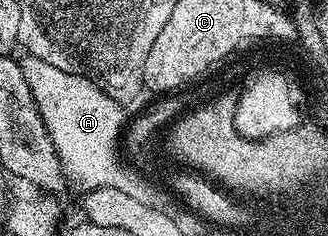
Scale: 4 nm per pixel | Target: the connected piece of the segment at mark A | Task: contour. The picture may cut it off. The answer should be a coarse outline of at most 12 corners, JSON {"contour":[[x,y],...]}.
{"contour":[[38,57],[20,64],[64,172],[138,196],[117,161],[122,102]]}

